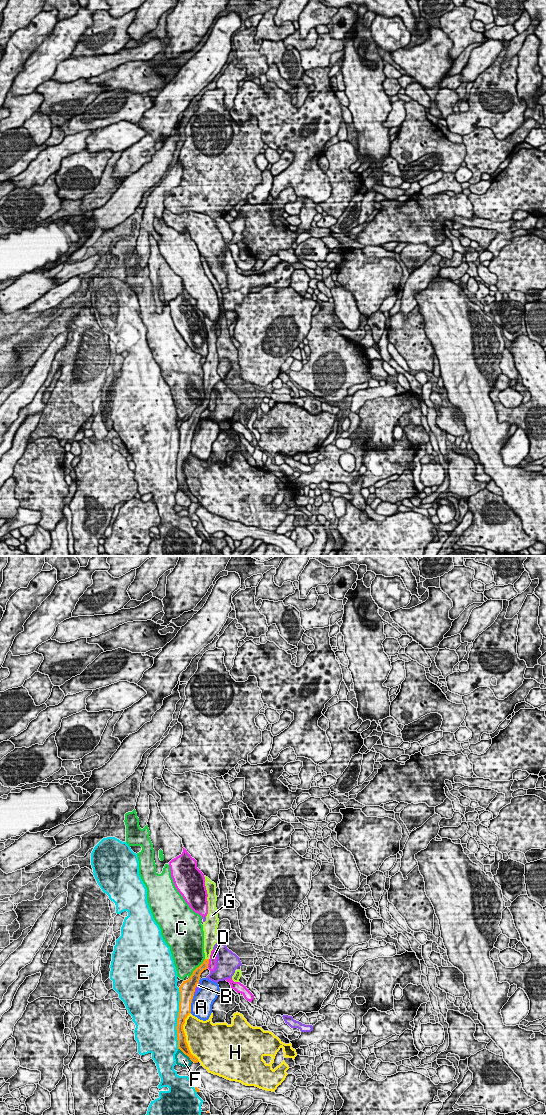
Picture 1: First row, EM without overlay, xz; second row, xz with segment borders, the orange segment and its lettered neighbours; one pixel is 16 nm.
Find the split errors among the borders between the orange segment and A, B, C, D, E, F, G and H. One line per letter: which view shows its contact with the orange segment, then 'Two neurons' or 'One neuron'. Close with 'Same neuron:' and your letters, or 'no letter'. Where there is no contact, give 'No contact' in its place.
A: Touches orange in xz. Two neurons
B: Touches orange in xz. Two neurons
C: Touches orange in xz. Two neurons
D: Touches orange in xz. Two neurons
E: Touches orange in xz. Two neurons
F: Touches orange in xz. Two neurons
G: Touches orange in xz. One neuron
H: Touches orange in xz. Two neurons
Same neuron: G

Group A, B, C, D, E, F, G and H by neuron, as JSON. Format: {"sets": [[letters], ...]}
{"sets": [["A"], ["B"], ["C"], ["D"], ["E"], ["F"], ["G"], ["H"]]}

